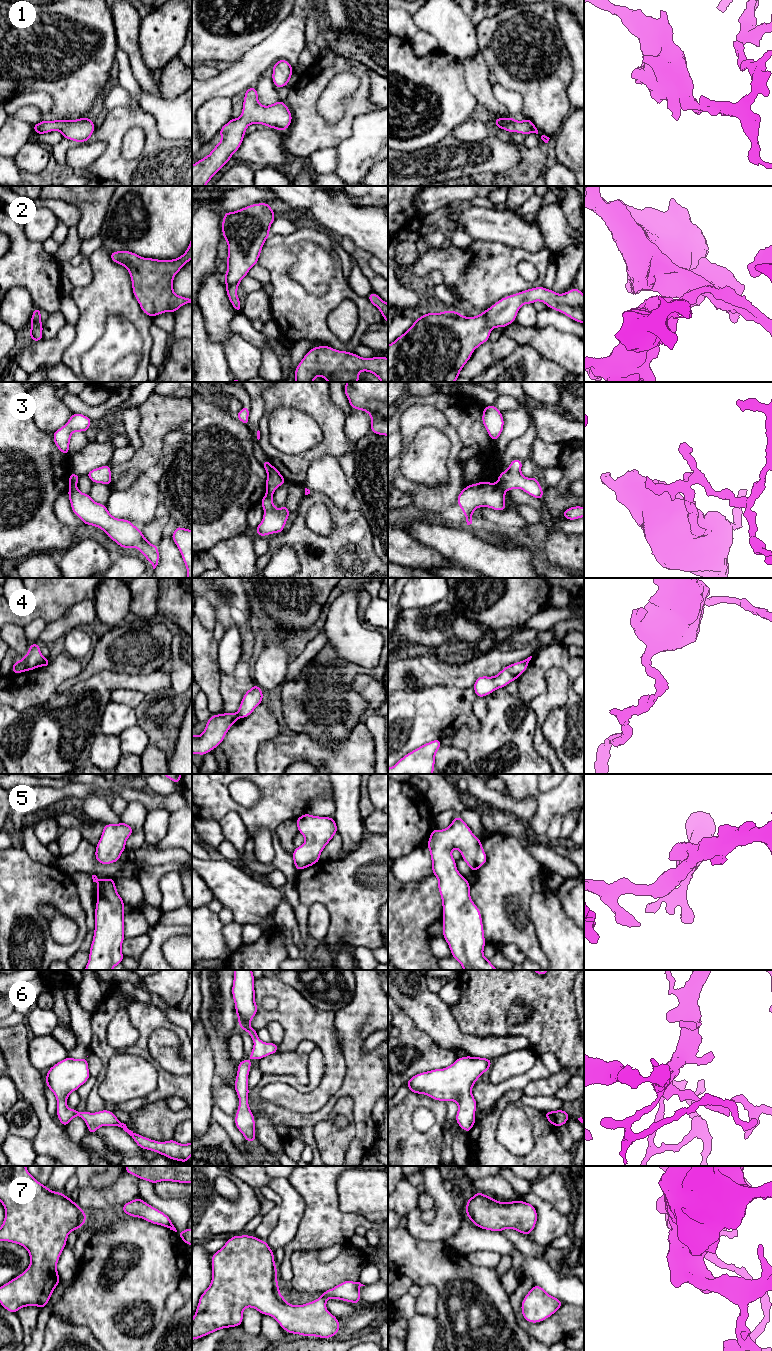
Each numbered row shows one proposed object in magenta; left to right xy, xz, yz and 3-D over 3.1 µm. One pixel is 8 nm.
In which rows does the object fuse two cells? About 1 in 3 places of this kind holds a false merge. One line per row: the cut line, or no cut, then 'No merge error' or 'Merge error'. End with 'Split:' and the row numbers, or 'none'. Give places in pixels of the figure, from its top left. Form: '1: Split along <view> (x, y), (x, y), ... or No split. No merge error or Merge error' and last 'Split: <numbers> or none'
1: No split. No merge error
2: No split. No merge error
3: Split along yz (497, 482), (504, 491). Merge error
4: Split along xz (235, 713), (239, 717). Merge error
5: No split. No merge error
6: No split. No merge error
7: No split. No merge error
Split: 3, 4

